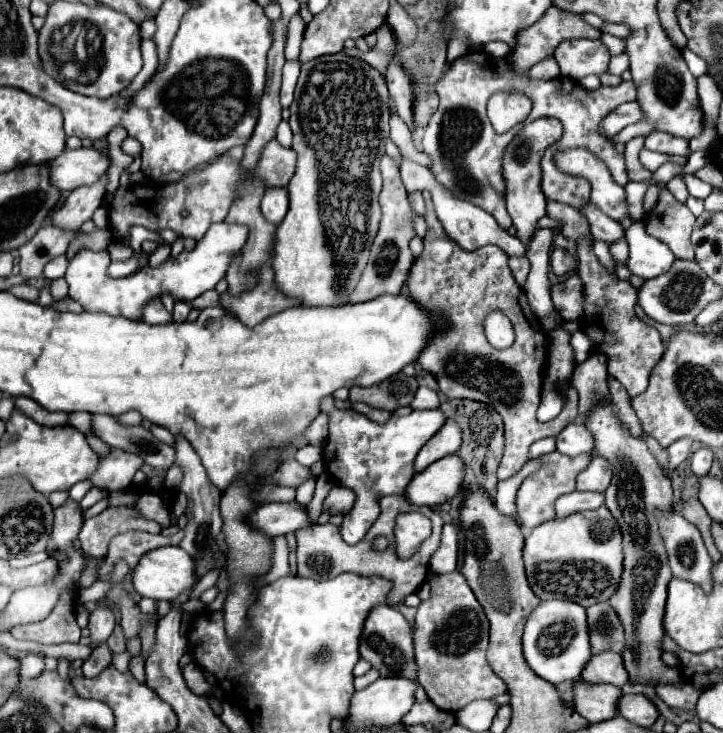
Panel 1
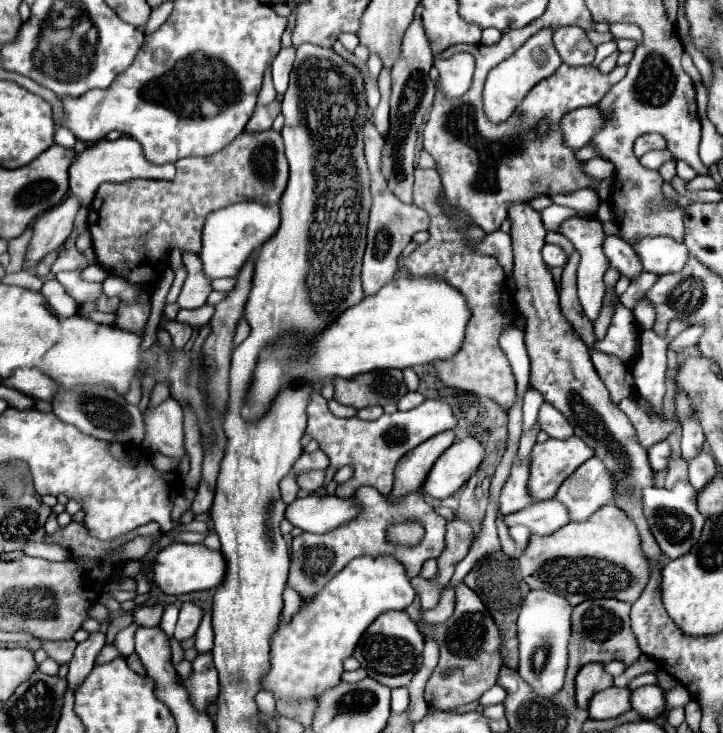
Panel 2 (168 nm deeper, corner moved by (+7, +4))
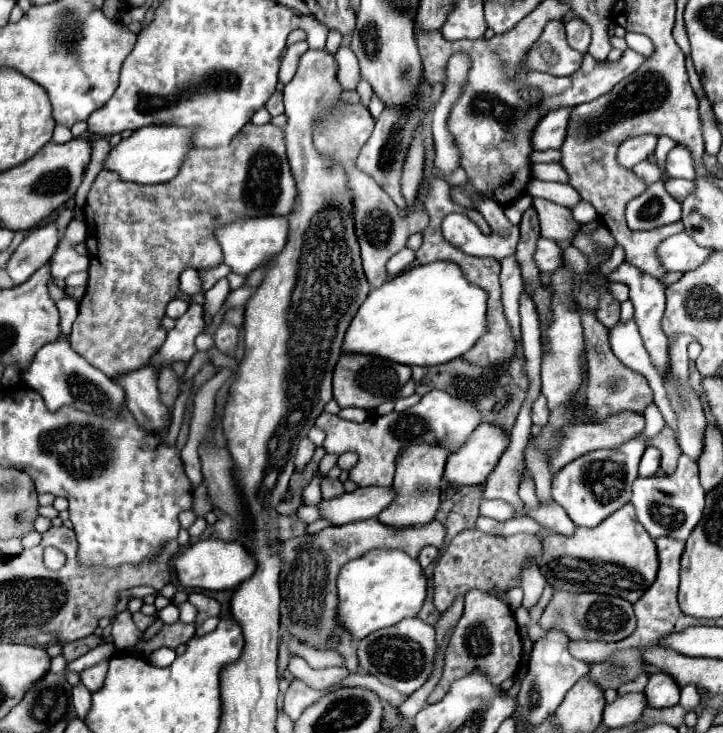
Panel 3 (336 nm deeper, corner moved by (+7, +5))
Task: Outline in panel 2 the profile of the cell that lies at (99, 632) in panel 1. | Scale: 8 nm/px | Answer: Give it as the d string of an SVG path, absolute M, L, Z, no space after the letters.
M91 633L87 641L77 645L75 655L69 663L69 675L67 675L71 691L77 691L83 683L83 677L87 677L91 673L91 669L95 665L95 657L103 649L103 645L105 645L105 635L101 635L101 633Z

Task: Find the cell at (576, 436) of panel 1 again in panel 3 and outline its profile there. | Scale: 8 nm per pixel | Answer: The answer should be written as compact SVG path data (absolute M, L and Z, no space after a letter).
M539 396L533 404L533 424L537 426L547 426L549 424L549 408L547 408L547 400L543 396Z

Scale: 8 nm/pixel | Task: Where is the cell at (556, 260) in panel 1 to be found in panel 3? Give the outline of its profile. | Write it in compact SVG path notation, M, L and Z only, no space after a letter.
M539 238L535 262L537 262L541 272L555 272L555 268L559 268L559 262L561 262L561 250L559 248L561 246L555 240Z

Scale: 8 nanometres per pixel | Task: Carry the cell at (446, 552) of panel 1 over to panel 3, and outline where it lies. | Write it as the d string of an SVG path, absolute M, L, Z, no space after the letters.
M477 528L463 530L457 534L449 548L439 558L433 572L433 604L439 612L445 612L457 594L465 594L471 588L479 588L483 592L509 590L519 586L521 564L527 558L537 558L541 554L541 538L527 534L513 536L491 536L487 532L479 532Z

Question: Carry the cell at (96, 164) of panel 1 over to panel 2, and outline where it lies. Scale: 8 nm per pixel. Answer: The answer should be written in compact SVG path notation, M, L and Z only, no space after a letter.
M119 137L117 141L107 141L101 139L95 145L87 147L83 153L77 155L77 161L69 169L69 185L71 193L79 199L83 207L89 207L95 189L101 183L123 183L131 179L173 179L175 177L175 165L165 163L165 165L155 165L145 159L141 143L133 137Z

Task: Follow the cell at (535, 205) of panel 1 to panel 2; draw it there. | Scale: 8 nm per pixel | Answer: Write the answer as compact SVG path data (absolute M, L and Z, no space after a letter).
M519 203L509 209L509 217L513 219L511 239L515 253L515 303L527 319L525 343L531 357L531 387L537 389L547 403L563 413L563 417L575 429L575 435L595 447L595 455L603 457L605 465L615 477L615 503L621 505L621 509L635 521L643 541L643 551L647 553L649 561L655 563L659 557L663 557L663 553L647 529L647 519L643 517L643 507L639 501L641 491L647 485L653 485L653 471L647 461L647 451L635 441L635 429L631 429L631 423L621 413L621 409L611 405L607 389L591 365L589 347L575 335L573 325L561 313L555 281L541 257L547 235L541 215L527 203Z

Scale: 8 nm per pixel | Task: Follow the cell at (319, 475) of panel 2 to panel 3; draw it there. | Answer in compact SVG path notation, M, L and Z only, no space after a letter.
M323 476L321 478L321 494L323 498L333 498L333 496L339 496L343 494L343 484L339 480L331 480L329 476Z

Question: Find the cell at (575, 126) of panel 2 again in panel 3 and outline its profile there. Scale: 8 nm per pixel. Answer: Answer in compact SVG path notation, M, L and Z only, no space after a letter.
M559 108L543 116L533 132L533 148L535 150L549 150L561 148L563 136L567 136L567 120L571 118L571 108Z

